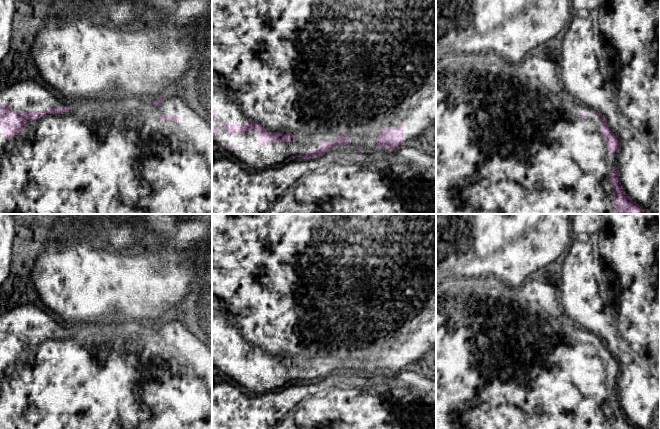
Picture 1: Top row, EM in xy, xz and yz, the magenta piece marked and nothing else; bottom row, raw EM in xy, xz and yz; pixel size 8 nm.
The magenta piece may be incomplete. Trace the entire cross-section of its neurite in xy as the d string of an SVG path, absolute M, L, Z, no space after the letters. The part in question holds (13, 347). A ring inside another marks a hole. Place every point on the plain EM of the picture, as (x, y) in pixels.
M36 301L17 304L0 315L0 429L212 429L212 350L190 333L180 321L171 317L157 324L128 319L112 323L66 323L55 320L49 313L40 309Z

